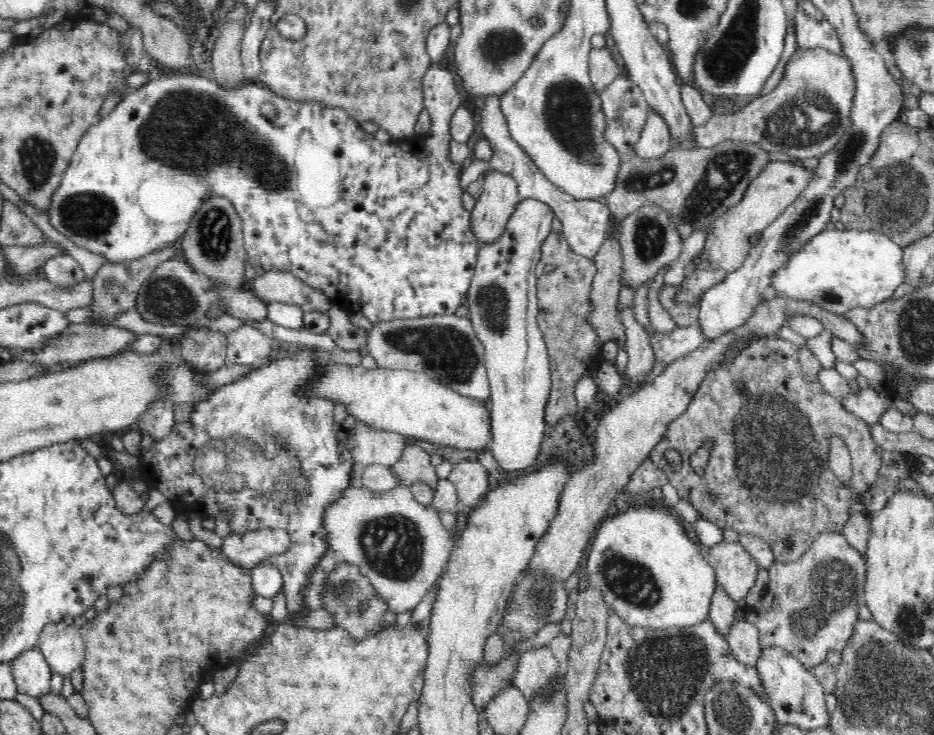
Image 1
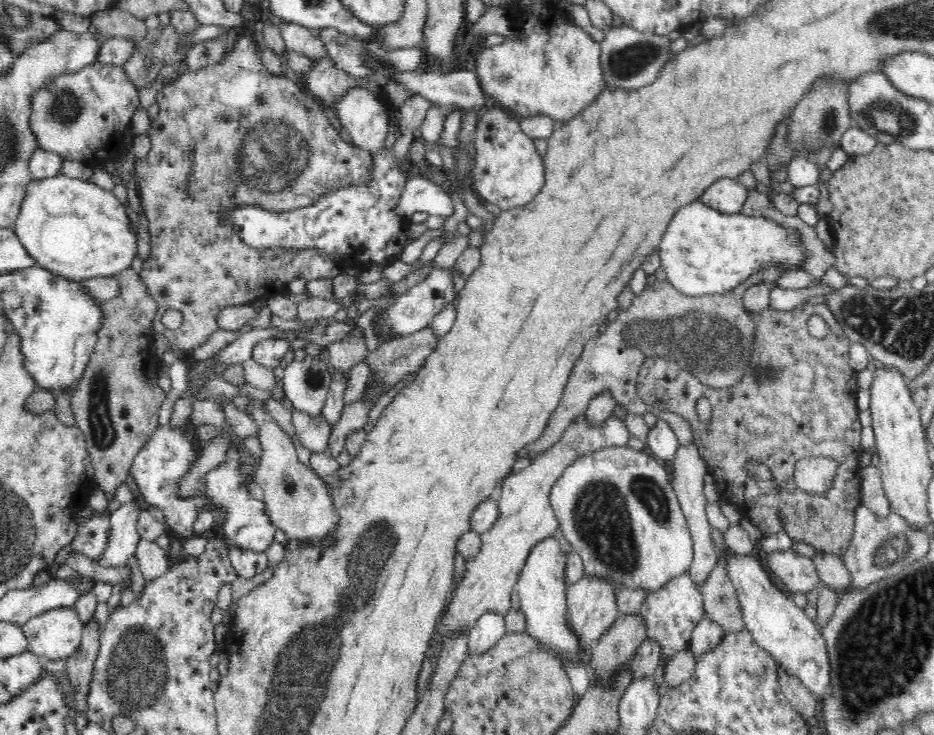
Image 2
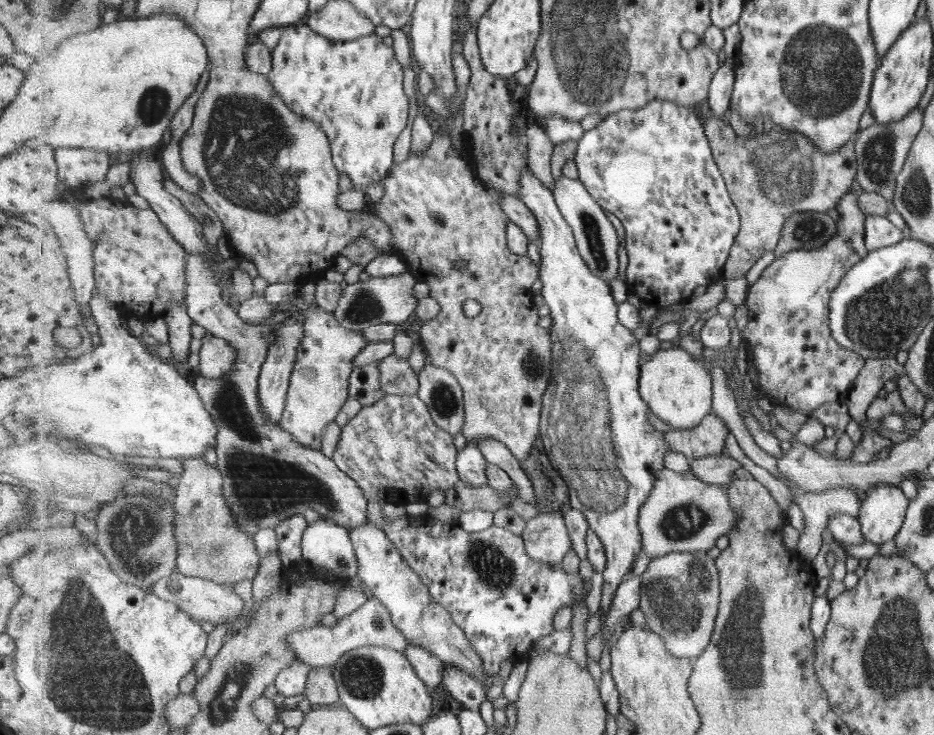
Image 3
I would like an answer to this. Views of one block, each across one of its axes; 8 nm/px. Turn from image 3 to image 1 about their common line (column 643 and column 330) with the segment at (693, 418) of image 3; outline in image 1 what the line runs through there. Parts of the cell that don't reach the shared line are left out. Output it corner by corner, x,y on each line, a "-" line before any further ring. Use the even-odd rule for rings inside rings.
326,364
326,371
319,376
314,391
319,396
331,397
336,404
343,404
349,414
358,420
367,422
370,426
398,432
406,437
421,439
436,445
445,445
461,450
480,451
489,448
489,418
486,404
466,398
449,389
444,382
436,382
428,375
411,370
388,370
376,367
366,369
360,366

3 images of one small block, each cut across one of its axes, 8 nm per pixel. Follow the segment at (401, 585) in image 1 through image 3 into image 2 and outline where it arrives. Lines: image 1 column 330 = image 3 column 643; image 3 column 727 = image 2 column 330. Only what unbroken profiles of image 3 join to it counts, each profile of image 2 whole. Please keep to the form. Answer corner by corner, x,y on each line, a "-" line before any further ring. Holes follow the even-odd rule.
242,395
244,397
245,412
248,414
252,422
256,423
256,437
260,440
262,447
262,456
260,460
260,468
256,474
256,485
259,487
261,500
265,505
265,512
270,517
271,524
277,529
285,533
289,540
298,542
318,542
326,537
330,537
336,532
338,524
340,524
340,515
336,512
336,505
332,501
332,492
329,484
320,479
320,476
309,466
300,463
294,444
289,435
283,432
282,428
270,416
266,404
262,400

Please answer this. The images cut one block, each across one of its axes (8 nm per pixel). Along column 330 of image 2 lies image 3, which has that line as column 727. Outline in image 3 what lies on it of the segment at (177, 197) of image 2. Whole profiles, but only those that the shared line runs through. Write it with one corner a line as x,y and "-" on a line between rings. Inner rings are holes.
712,114
704,123
706,135
712,145
718,167
726,180
733,202
736,204
742,227
737,235
729,259
724,267
725,278
741,278
745,276
753,264
769,250
775,250
781,240
781,230
787,223
785,216
793,212
827,212
838,208
841,199
845,198
857,183
859,161
856,157
855,140
848,142
841,150
826,154
808,139
808,136
773,127
767,134
760,129
752,131
748,136
738,136
729,125
729,119

